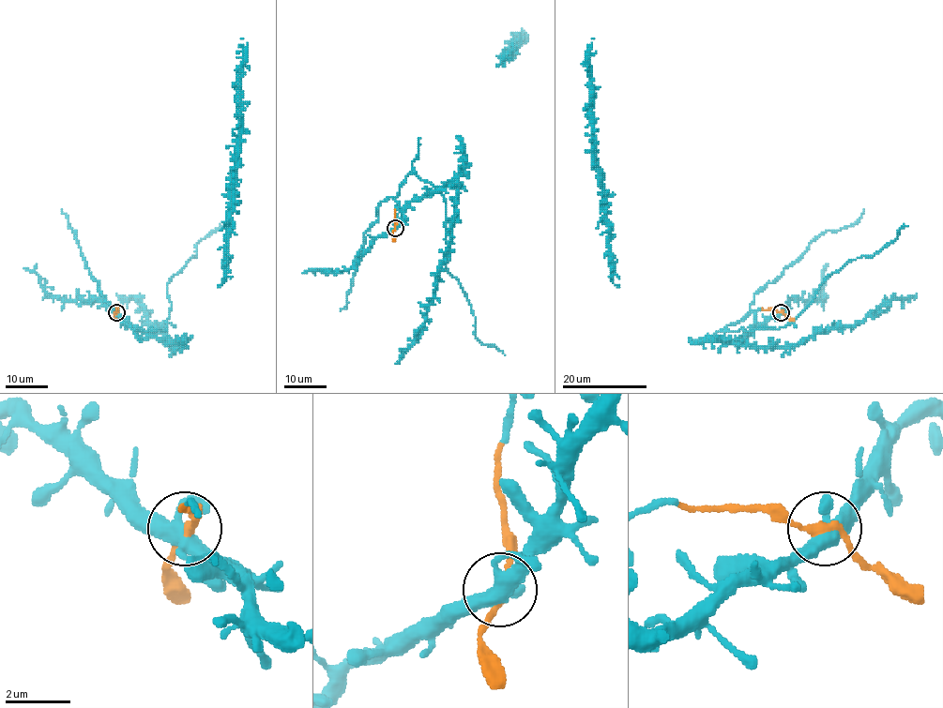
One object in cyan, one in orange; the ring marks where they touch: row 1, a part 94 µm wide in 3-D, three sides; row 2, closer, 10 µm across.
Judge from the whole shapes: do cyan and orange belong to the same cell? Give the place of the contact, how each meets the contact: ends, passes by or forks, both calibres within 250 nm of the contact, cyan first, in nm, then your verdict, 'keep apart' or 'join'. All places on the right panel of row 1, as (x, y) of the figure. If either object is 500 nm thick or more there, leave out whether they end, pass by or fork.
place (781, 312); cyan forks; orange passes by; calibres 400 and 200 nm; join

